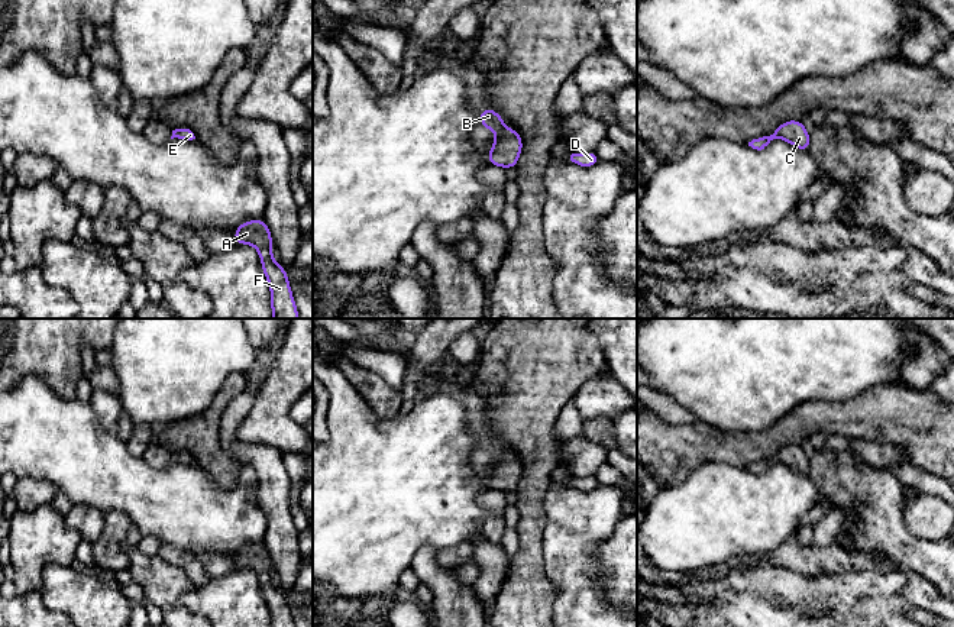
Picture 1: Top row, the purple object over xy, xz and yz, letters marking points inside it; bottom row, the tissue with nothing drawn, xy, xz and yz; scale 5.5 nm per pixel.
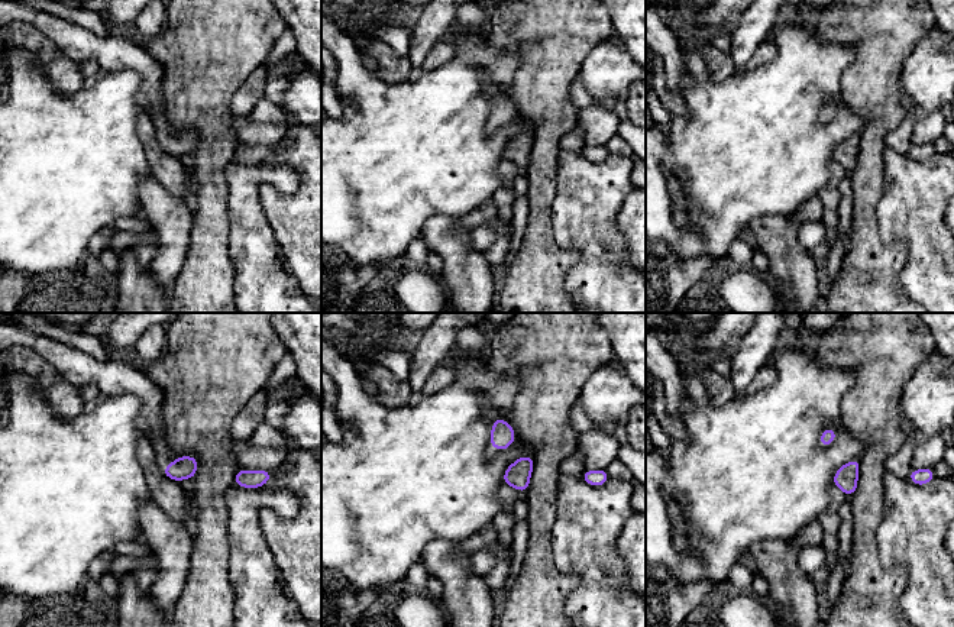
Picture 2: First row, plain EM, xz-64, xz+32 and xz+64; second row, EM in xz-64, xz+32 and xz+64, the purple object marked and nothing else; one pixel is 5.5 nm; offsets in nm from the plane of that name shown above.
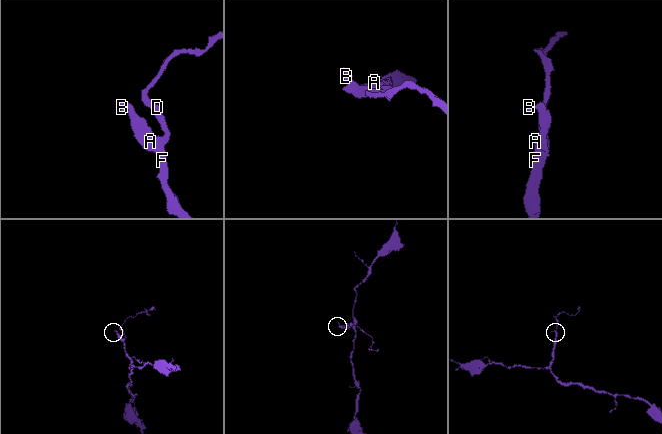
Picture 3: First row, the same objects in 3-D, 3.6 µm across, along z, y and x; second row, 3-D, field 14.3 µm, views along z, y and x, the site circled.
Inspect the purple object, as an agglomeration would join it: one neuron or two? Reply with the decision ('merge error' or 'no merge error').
no merge error

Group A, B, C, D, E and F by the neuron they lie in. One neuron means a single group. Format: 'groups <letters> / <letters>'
groups A B C D E F

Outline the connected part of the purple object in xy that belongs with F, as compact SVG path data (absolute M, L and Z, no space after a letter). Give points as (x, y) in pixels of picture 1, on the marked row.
M263 219L243 222L235 232L236 245L253 245L261 258L262 269L271 287L272 319L298 319L287 269L272 258L272 236Z

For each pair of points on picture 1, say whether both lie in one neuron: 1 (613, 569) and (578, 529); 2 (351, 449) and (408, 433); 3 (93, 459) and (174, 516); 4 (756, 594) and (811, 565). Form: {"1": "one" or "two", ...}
{"1": "two", "2": "one", "3": "one", "4": "two"}

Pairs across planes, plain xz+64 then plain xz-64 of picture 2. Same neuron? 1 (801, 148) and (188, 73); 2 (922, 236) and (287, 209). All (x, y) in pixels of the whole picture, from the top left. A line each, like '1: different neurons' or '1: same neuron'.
1: different neurons
2: different neurons

